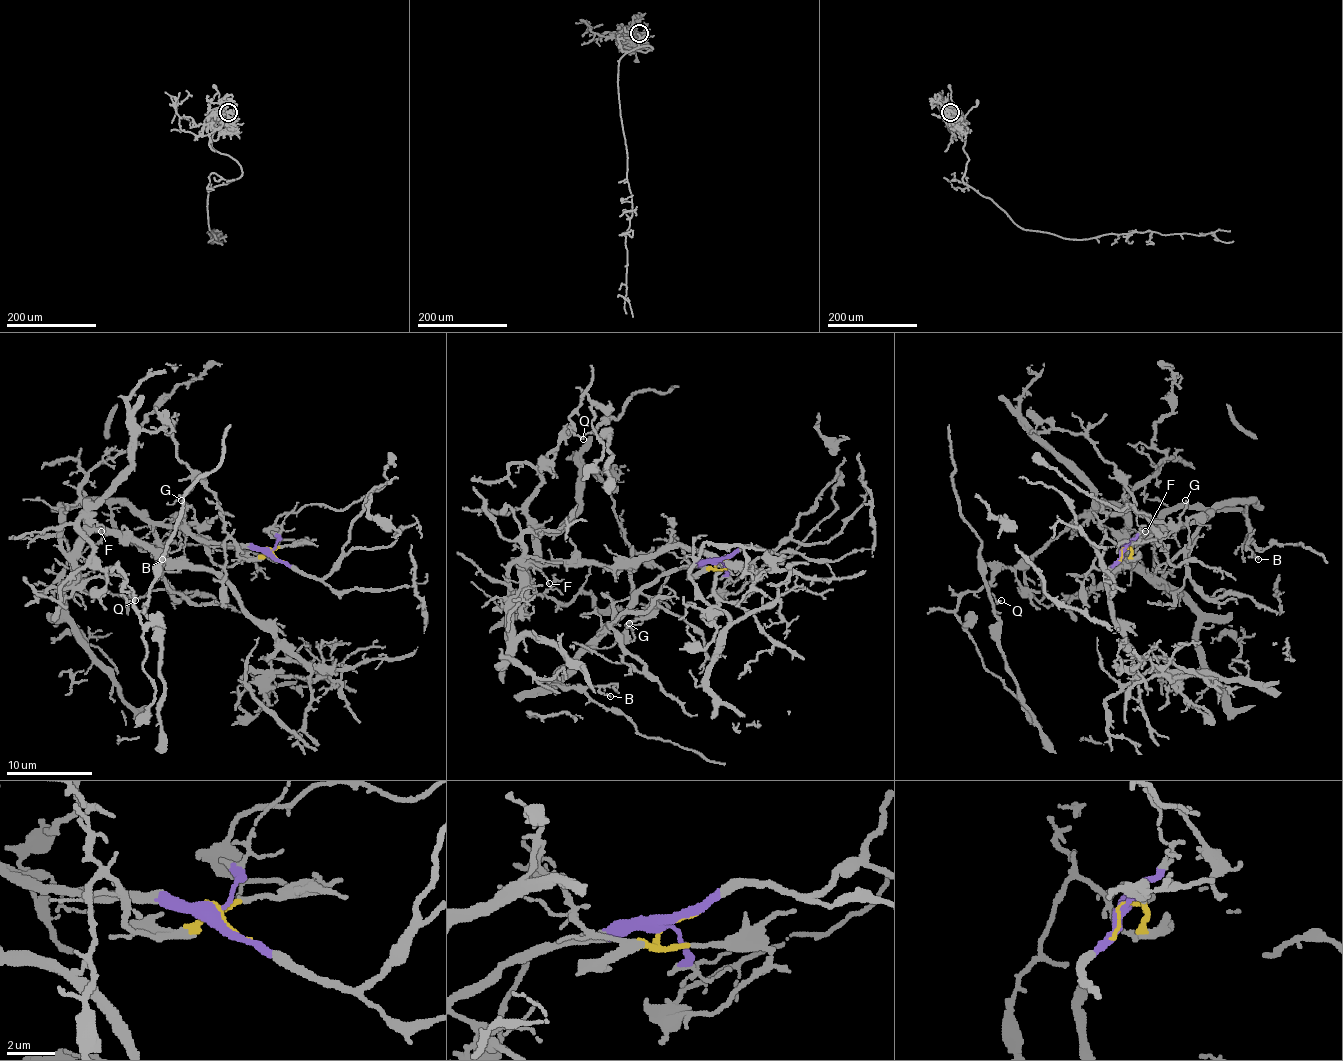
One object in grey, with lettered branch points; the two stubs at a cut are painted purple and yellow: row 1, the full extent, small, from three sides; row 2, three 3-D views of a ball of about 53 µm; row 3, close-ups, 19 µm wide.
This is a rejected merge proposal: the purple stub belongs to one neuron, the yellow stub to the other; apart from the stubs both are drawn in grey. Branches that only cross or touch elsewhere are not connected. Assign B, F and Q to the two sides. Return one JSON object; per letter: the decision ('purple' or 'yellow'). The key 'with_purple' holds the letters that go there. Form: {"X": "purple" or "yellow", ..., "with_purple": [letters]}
{"B": "purple", "F": "yellow", "Q": "yellow", "with_purple": ["B"]}

